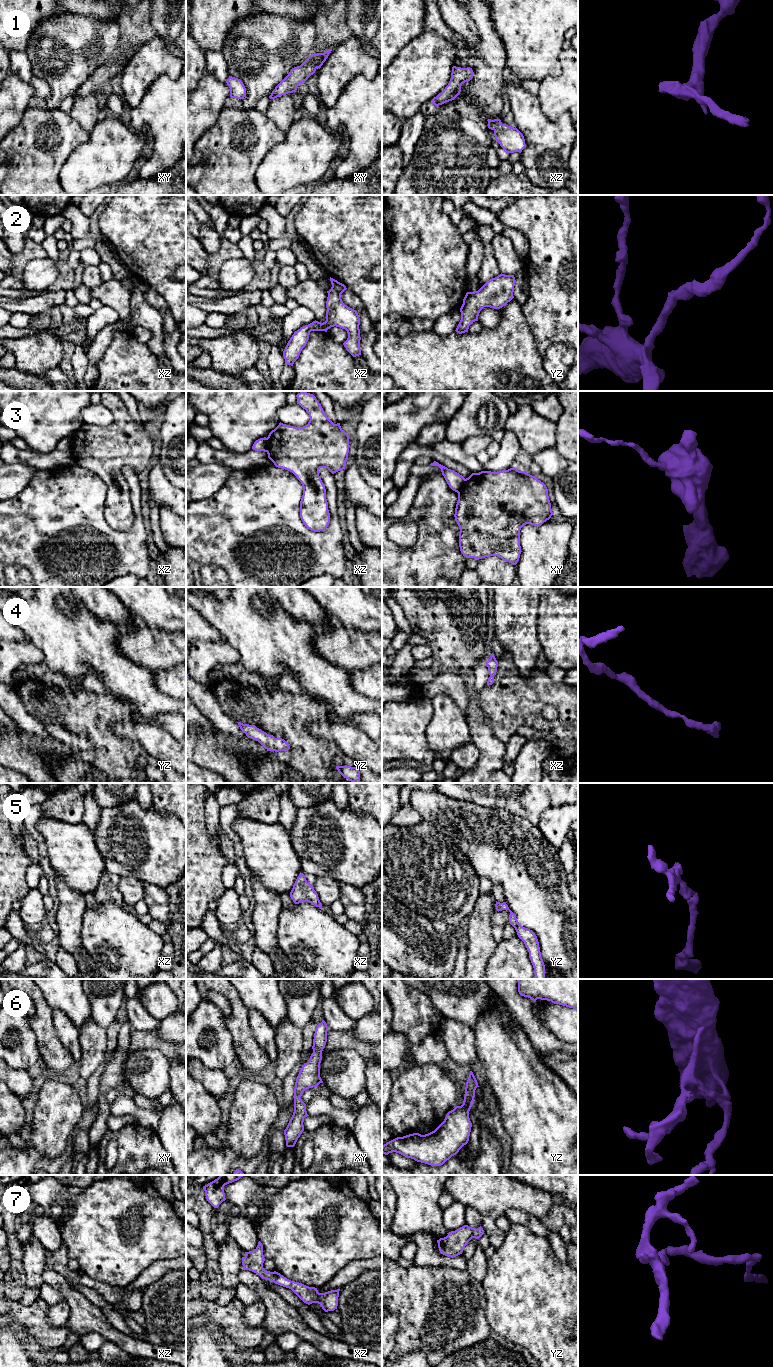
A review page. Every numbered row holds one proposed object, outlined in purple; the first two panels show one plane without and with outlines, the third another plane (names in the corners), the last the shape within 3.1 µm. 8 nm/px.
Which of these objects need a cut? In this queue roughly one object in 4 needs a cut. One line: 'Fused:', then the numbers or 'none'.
Fused: 3

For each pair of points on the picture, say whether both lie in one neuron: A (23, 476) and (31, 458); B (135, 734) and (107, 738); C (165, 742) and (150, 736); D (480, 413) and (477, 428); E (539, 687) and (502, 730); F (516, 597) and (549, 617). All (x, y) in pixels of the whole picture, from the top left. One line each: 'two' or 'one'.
A: two
B: two
C: one
D: one
E: one
F: two

